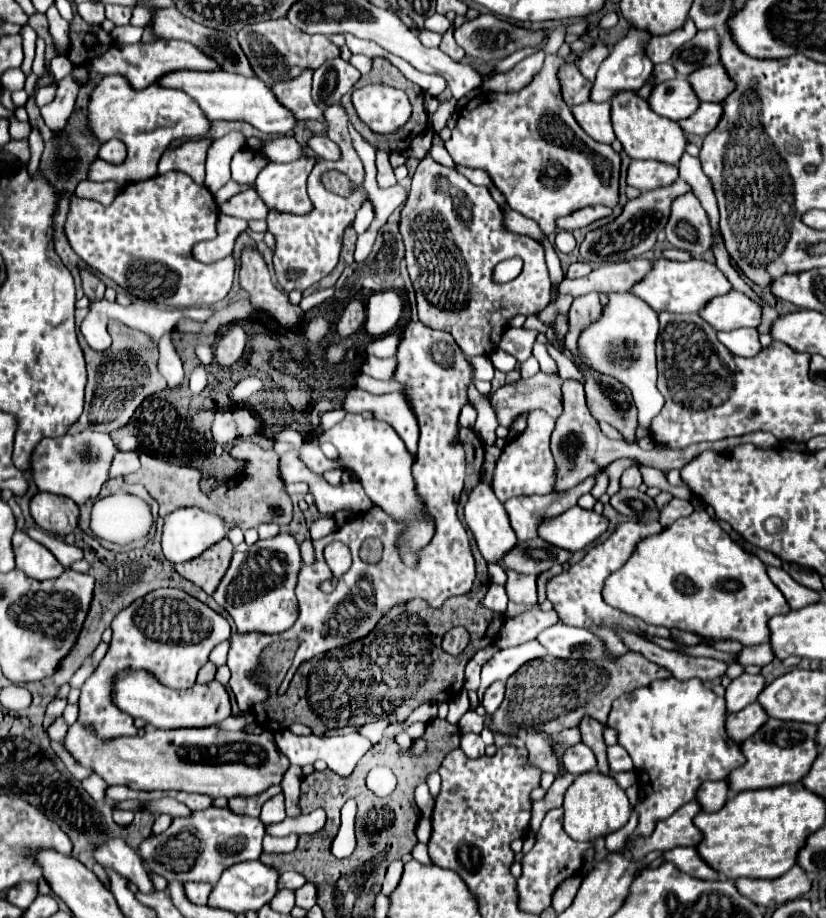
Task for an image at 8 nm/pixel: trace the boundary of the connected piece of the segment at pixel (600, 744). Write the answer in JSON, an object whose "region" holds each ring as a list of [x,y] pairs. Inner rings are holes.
{"region":[[[584,717],[584,721],[580,721],[578,729],[580,729],[580,735],[582,735],[582,743],[586,743],[598,759],[598,771],[608,773],[606,745],[604,745],[604,739],[602,739],[604,725],[600,725],[598,721],[592,721],[592,717]]]}

